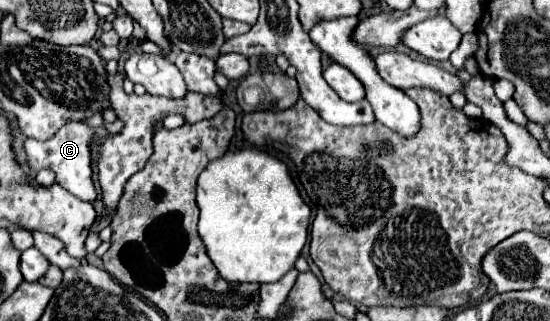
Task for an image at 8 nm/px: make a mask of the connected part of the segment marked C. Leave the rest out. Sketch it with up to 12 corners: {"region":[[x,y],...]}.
{"region":[[84,122],[64,124],[50,140],[26,138],[28,168],[56,174],[80,200],[94,202]]}

